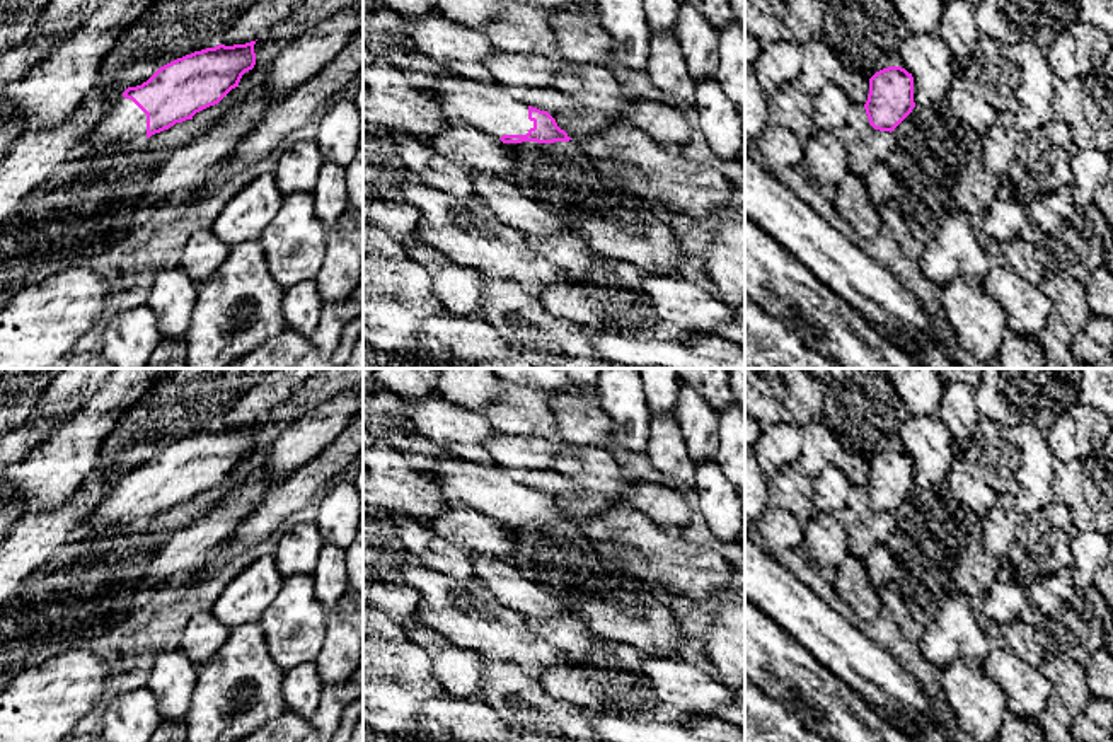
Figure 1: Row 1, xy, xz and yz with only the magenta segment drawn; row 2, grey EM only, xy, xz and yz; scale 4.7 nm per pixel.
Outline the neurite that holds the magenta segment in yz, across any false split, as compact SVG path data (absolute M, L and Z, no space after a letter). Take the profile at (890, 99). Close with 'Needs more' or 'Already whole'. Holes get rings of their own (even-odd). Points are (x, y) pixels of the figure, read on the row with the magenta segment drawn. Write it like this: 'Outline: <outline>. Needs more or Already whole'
Outline: M888 67L869 78L864 109L874 130L891 133L914 107L914 77L905 68Z. Already whole

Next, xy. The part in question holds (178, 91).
Outline: M218 44L160 67L147 82L128 87L111 102L75 157L147 140L218 104L254 68L254 44Z. Needs more

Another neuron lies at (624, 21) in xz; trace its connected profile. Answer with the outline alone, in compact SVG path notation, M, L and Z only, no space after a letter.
M597 0L595 5L600 27L614 41L612 67L646 68L651 31L643 0Z

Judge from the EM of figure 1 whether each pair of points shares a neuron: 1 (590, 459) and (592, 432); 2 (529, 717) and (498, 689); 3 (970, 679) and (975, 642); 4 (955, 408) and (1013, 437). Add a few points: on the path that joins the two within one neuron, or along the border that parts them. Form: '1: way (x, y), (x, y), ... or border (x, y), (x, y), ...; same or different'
1: border (558, 437), (565, 442), (600, 446), (611, 451); different
2: way (519, 710), (508, 710), (501, 700); same
3: border (979, 666), (951, 660), (941, 671); different
4: border (980, 418), (958, 454); different

